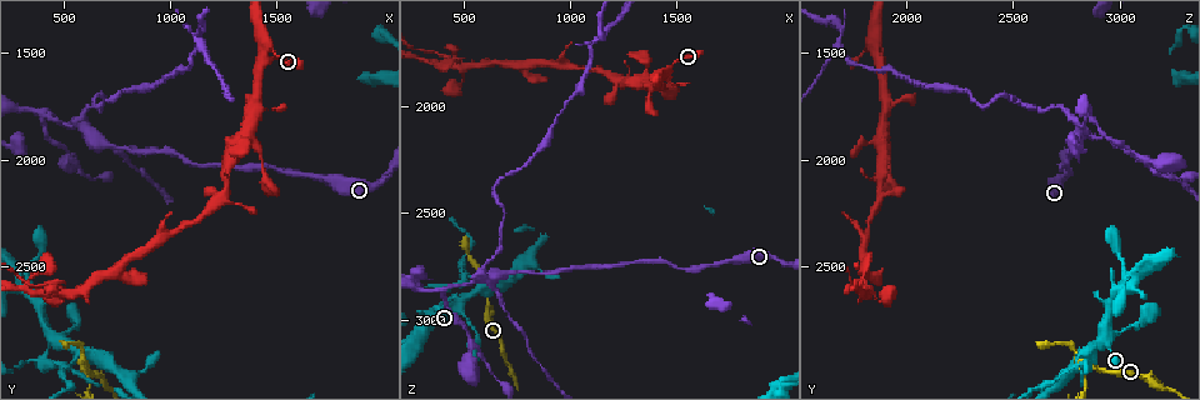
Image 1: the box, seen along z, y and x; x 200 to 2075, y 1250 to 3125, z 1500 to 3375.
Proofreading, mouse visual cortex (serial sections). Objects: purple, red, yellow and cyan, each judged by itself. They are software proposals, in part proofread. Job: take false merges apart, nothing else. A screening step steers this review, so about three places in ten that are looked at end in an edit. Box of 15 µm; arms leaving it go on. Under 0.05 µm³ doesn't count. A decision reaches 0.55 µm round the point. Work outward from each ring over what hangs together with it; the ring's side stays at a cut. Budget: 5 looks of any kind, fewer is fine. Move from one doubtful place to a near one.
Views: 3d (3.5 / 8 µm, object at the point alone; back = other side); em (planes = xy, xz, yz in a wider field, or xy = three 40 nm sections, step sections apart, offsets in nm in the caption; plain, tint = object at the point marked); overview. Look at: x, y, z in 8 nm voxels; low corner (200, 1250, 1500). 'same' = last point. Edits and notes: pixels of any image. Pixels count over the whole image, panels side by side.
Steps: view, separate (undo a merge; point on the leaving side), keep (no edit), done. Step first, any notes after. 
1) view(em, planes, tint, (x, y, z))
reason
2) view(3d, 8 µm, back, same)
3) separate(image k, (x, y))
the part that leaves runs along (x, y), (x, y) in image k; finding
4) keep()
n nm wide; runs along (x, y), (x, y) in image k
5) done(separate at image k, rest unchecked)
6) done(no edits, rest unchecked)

view(3d, 3.5 µm, (620, 1850, 2800))
four-way junction

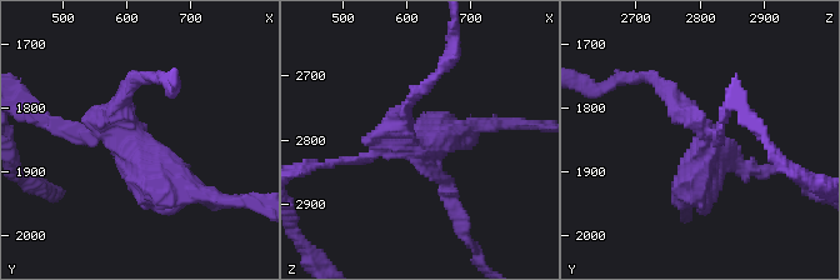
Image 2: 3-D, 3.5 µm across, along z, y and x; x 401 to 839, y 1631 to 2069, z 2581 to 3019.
separate(image 2, (114, 103))
arms of 150, 150, 200, 400 nm; the part that leaves runs along (130, 130), (123, 95), (141, 76), (169, 80) in image 2; two cells meet here

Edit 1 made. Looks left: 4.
view(overview)
see it whole again

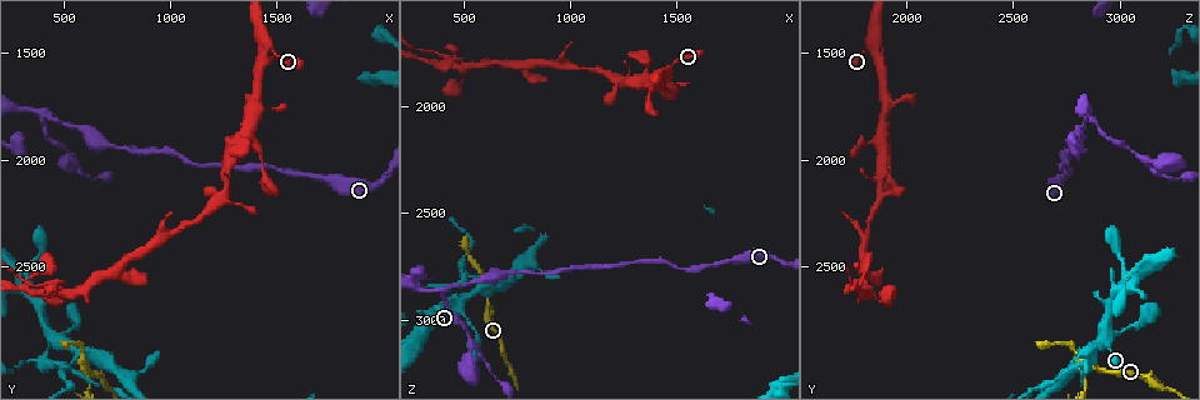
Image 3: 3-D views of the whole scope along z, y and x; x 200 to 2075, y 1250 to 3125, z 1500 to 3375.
view(3d, 3.5 µm, (410, 1790, 2860))
abrupt turn

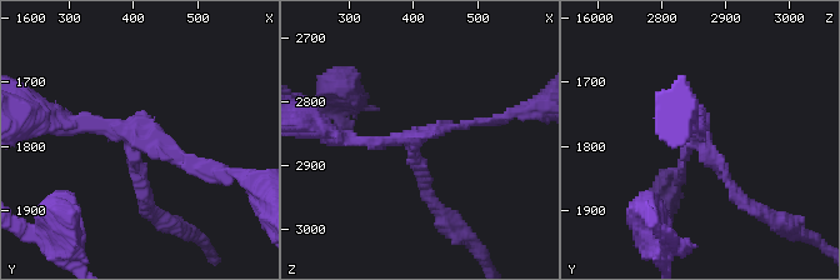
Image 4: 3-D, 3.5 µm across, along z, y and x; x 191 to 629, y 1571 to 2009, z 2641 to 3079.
view(em, xy, step 5, tint, (400, 1790, 2860))
3 arms; arms of 100, 150, 150 nm; shape alone is not enough

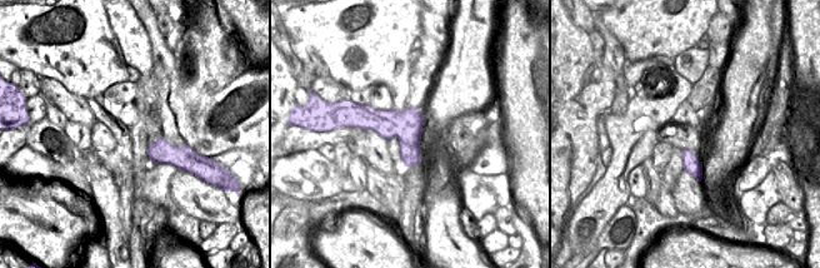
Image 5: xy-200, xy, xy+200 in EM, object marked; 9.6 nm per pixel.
separate(image 4, (143, 184))
300 nm wide; border along (399, 139), (419, 144) in image 5; two cells meet here

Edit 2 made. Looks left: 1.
done(separate at image 2, separate at image 4, rest unchecked)

